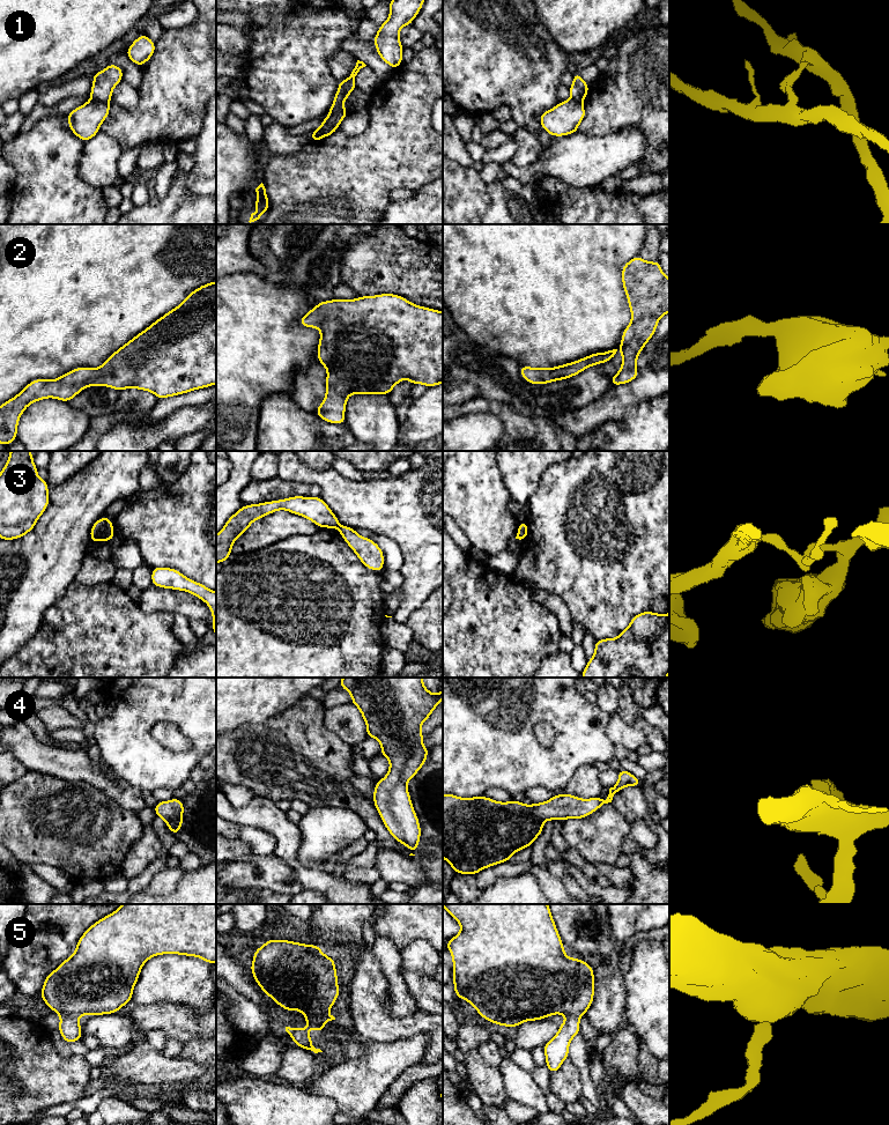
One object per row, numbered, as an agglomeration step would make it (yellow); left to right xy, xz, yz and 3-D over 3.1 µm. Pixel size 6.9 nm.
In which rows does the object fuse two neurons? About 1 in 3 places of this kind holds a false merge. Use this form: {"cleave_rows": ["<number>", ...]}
{"cleave_rows": ["1", "3"]}

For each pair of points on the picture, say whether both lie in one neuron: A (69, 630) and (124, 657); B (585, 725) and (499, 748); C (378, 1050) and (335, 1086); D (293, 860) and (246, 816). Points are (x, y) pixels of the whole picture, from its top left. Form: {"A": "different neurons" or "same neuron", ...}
{"A": "same neuron", "B": "same neuron", "C": "same neuron", "D": "same neuron"}

